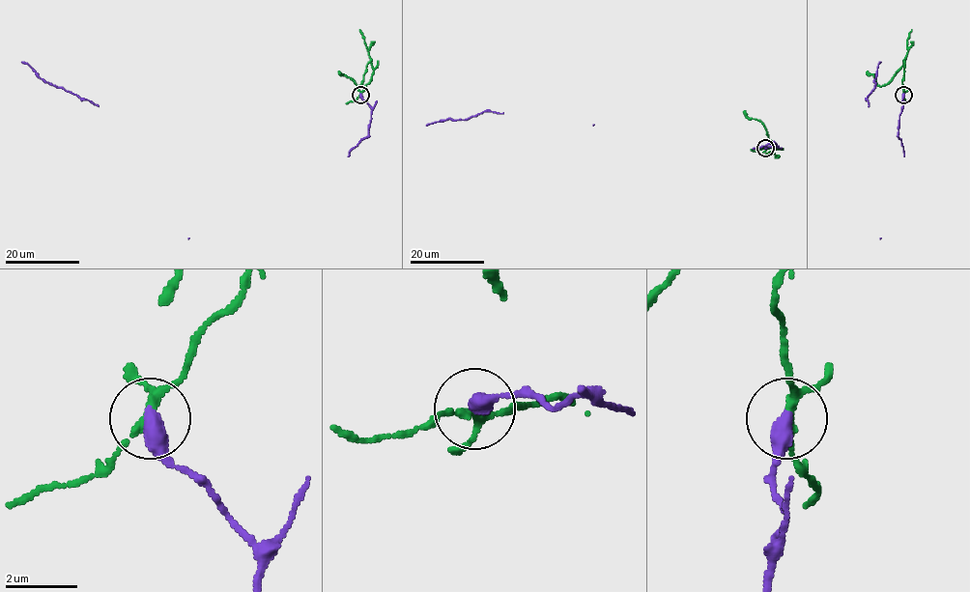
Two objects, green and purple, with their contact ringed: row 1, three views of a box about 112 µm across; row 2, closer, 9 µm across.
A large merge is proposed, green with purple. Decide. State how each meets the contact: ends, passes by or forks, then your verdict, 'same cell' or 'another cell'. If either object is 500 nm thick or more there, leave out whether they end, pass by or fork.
another cell

